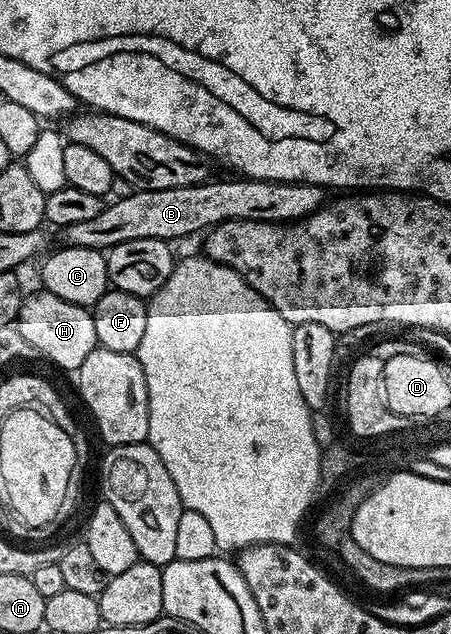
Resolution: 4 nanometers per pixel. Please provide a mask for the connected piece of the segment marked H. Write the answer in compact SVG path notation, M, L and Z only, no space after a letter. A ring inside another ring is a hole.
M41 289L38 292L38 295L26 294L22 298L16 329L24 341L36 349L38 356L46 355L55 366L69 373L76 372L83 361L87 361L87 353L98 346L92 314L79 305L71 305L71 301L63 301L63 297L55 297L50 291Z

